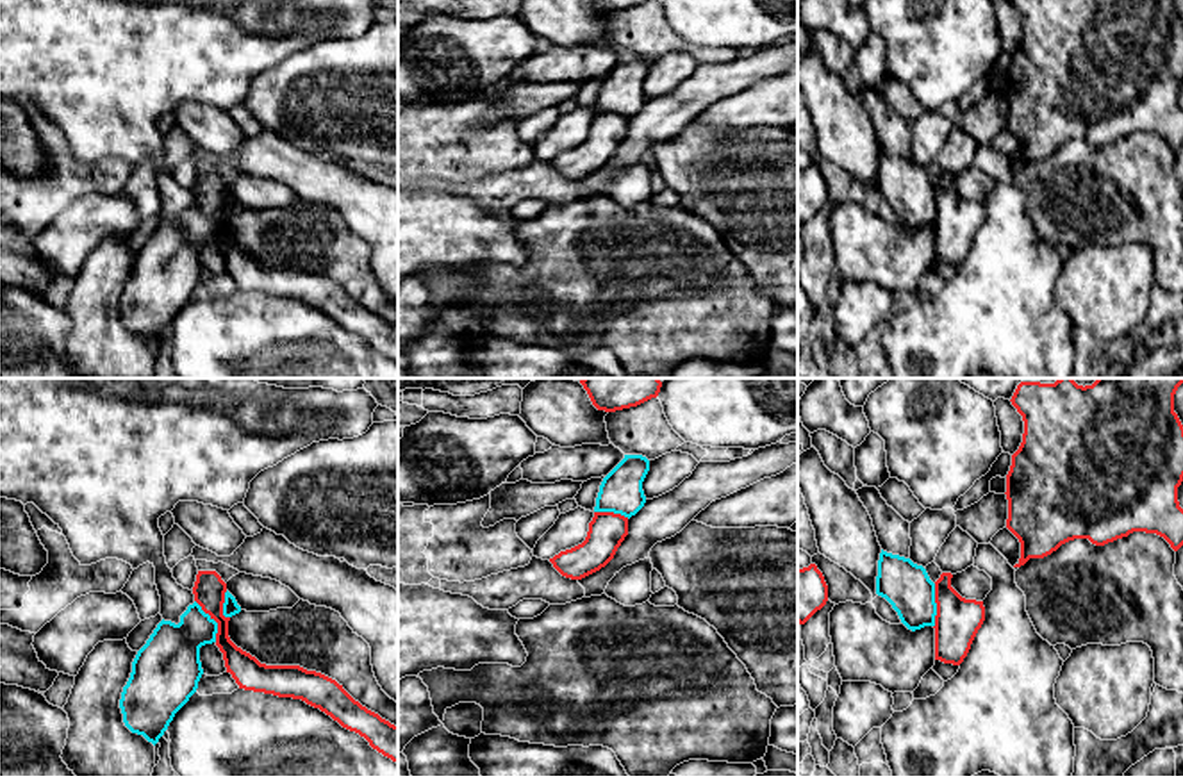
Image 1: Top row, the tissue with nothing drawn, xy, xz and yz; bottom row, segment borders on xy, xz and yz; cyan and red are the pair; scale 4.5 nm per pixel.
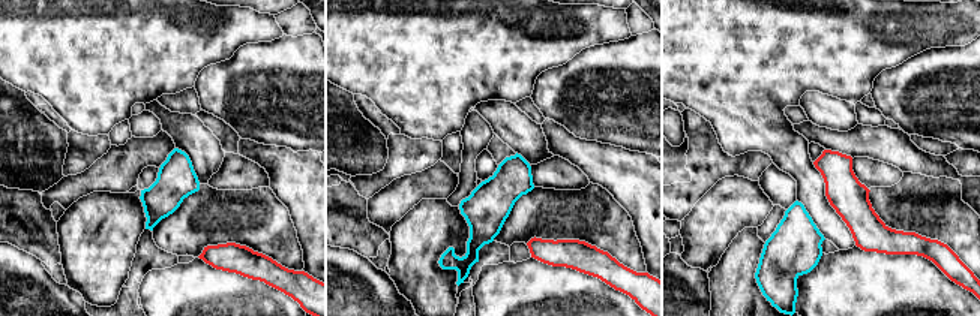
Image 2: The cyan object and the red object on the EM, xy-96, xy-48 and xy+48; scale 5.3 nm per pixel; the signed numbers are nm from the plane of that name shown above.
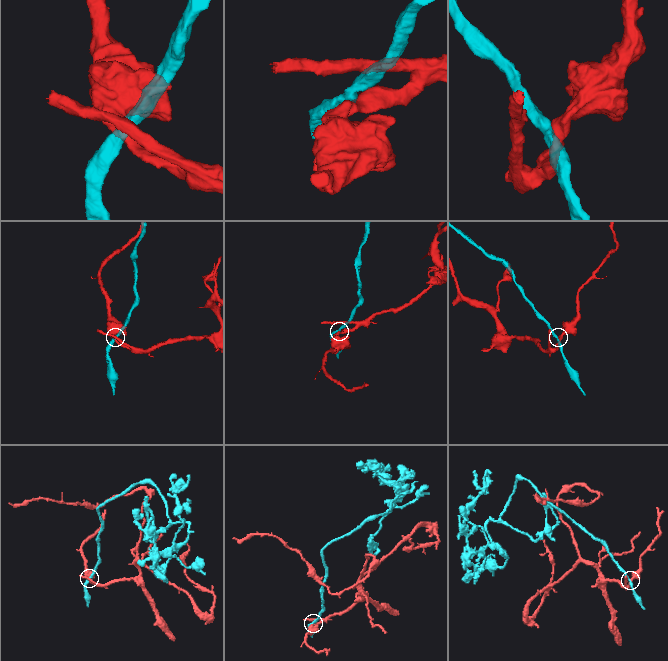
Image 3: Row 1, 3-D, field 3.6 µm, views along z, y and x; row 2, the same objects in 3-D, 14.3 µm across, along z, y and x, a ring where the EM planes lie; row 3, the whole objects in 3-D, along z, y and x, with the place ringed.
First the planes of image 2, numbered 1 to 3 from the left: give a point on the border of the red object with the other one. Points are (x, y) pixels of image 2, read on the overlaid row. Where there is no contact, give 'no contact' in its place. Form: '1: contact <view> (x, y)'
1: no contact
2: no contact
3: no contact

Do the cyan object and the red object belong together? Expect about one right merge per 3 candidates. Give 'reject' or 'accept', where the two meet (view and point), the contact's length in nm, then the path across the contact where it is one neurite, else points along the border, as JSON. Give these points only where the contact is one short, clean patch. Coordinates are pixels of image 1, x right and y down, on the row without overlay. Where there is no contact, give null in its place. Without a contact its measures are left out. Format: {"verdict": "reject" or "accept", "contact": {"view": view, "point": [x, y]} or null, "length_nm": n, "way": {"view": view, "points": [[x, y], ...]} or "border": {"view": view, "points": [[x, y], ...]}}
{"verdict": "reject", "contact": {"view": "xy", "point": [215, 222]}, "length_nm": 220, "border": {"view": "xy", "points": [[195, 200], [216, 223], [216, 241]]}}

